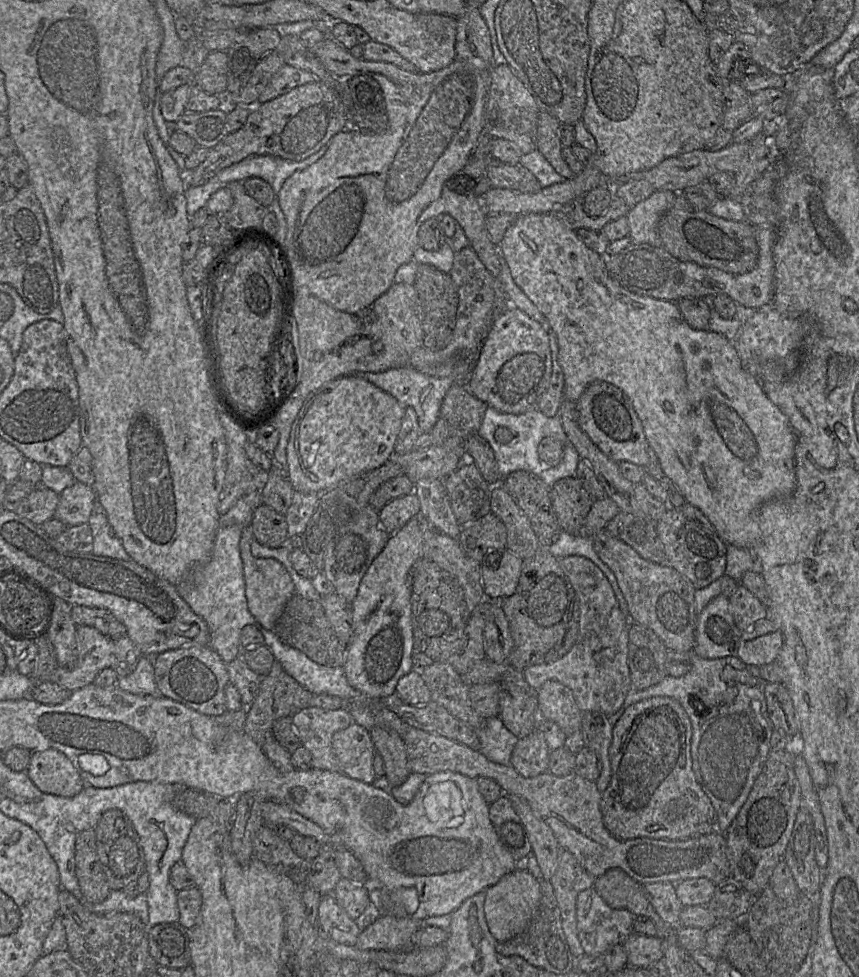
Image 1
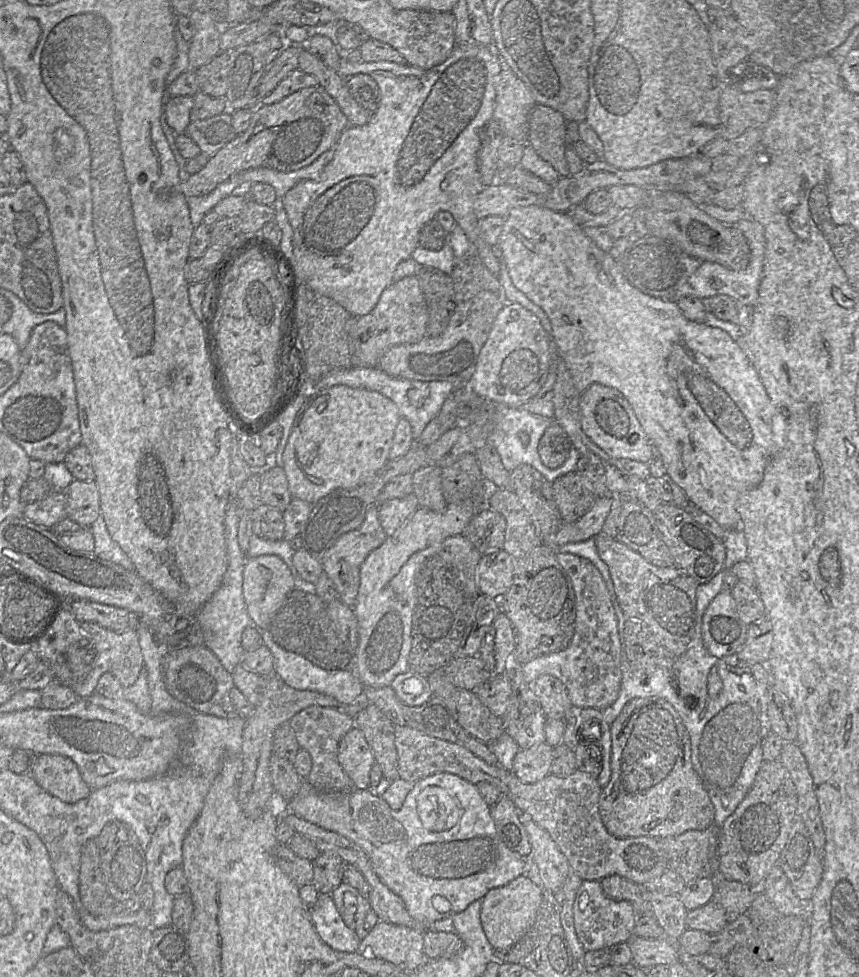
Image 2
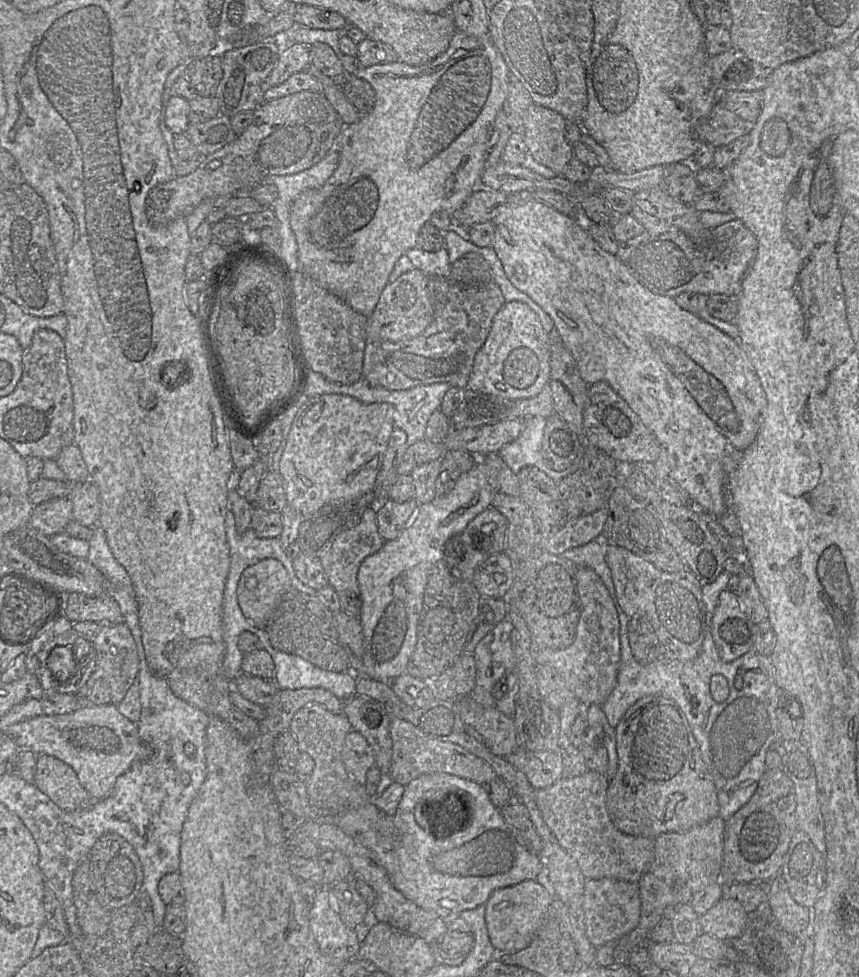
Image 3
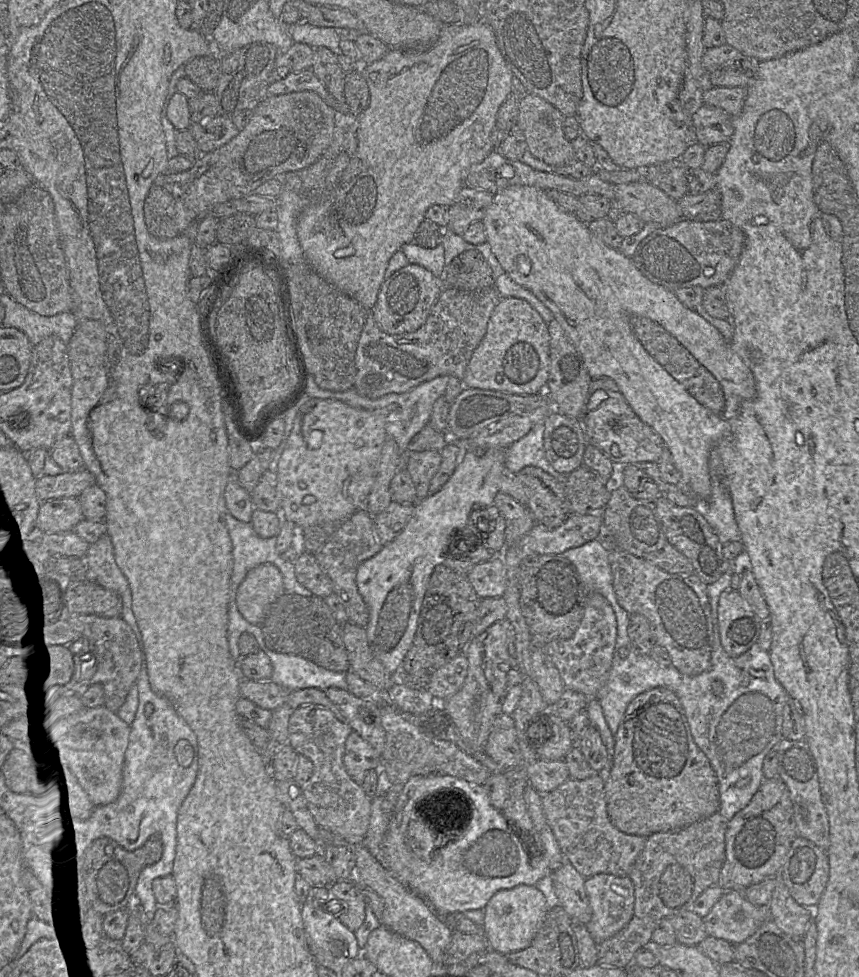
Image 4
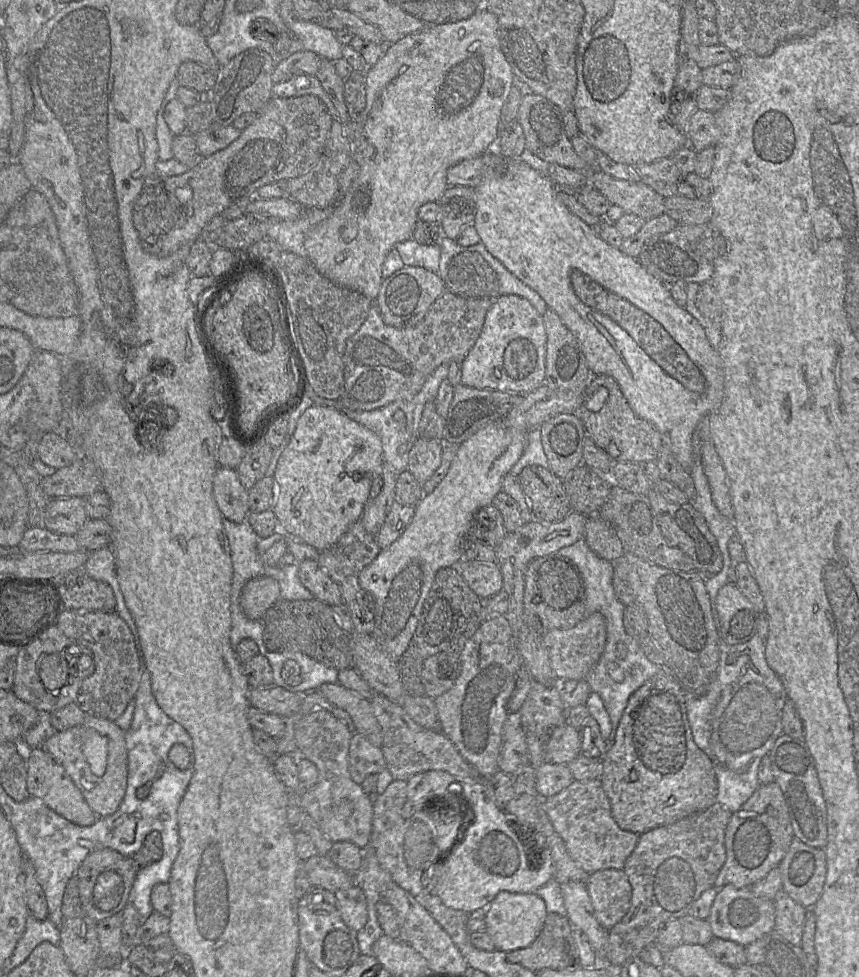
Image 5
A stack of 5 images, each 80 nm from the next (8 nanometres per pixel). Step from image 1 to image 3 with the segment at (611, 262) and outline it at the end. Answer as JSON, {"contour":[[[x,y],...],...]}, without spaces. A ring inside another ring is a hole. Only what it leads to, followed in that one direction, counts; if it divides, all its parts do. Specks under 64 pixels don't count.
{"contour":[[[733,219],[709,228],[706,243],[695,243],[681,231],[650,236],[632,251],[625,264],[633,276],[655,294],[672,298],[683,292],[707,296],[724,294],[736,299],[756,250],[753,233],[740,220]]]}

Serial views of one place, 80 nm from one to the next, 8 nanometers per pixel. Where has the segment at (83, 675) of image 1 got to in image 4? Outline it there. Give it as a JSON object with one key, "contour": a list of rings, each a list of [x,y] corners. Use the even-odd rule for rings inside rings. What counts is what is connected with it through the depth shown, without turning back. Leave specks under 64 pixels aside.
{"contour":[[[77,615],[65,616],[65,621],[69,630],[79,635],[80,639],[88,640],[96,653],[97,671],[85,683],[84,690],[88,690],[94,684],[101,684],[104,690],[104,706],[116,713],[124,704],[141,670],[141,656],[134,632],[121,617]]]}

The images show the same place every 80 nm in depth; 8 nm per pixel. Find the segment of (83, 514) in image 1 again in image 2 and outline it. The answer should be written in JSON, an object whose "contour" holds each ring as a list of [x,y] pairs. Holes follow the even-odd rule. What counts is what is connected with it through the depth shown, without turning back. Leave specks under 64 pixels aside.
{"contour":[[[94,481],[73,482],[63,492],[67,518],[82,528],[89,528],[100,515],[99,493]]]}

